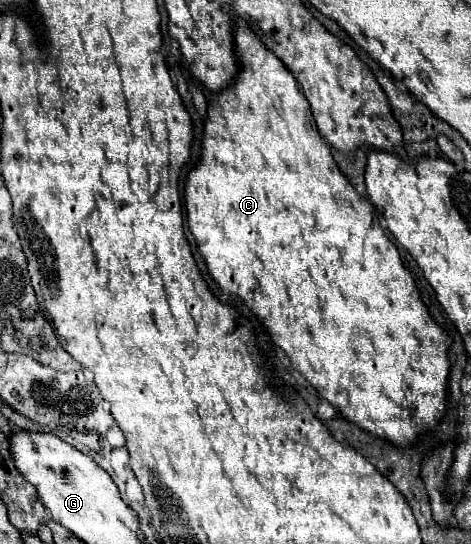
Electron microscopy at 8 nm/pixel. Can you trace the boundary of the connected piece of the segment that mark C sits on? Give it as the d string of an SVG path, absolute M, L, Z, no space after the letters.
M239 17L233 19L233 45L237 55L237 73L233 81L217 91L207 95L207 115L203 119L203 141L201 141L201 159L185 177L185 205L187 205L187 223L191 233L197 239L199 253L203 255L211 277L219 283L221 289L231 291L245 299L247 307L259 317L259 321L267 327L273 343L281 347L289 357L293 367L313 385L323 399L327 399L333 407L341 411L343 417L357 423L359 427L371 431L375 437L383 437L395 445L411 445L423 429L433 429L437 419L441 419L445 411L447 397L447 375L449 375L449 359L447 349L451 345L451 337L437 327L431 319L427 307L423 305L417 287L413 283L411 273L403 267L397 247L385 237L383 229L375 221L375 211L371 201L359 195L349 179L339 171L329 145L319 135L317 125L313 121L309 103L301 91L297 79L285 69L283 61L253 33L249 25L245 25Z

